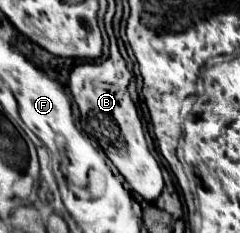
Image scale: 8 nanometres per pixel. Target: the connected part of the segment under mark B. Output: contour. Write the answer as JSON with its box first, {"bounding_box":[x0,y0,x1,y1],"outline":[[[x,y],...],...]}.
{"bounding_box":[69,19,163,201],"outline":[[[111,19],[111,27],[105,25],[105,30],[109,37],[109,59],[103,61],[103,63],[83,63],[83,65],[77,65],[73,71],[71,71],[71,77],[69,77],[69,89],[73,93],[73,99],[79,107],[79,121],[81,121],[81,131],[85,135],[91,135],[95,137],[95,141],[99,143],[99,147],[103,149],[103,153],[107,155],[107,159],[117,167],[117,171],[123,175],[123,179],[129,183],[129,187],[139,193],[143,197],[143,201],[155,201],[161,191],[163,191],[163,175],[161,175],[161,165],[159,161],[149,153],[147,149],[147,141],[145,141],[145,135],[143,135],[143,125],[141,125],[141,119],[137,115],[137,107],[135,103],[131,101],[129,97],[129,91],[127,91],[127,85],[131,81],[131,73],[127,71],[125,67],[125,61],[121,57],[119,51],[117,37],[115,36],[113,29],[113,19]]]}

